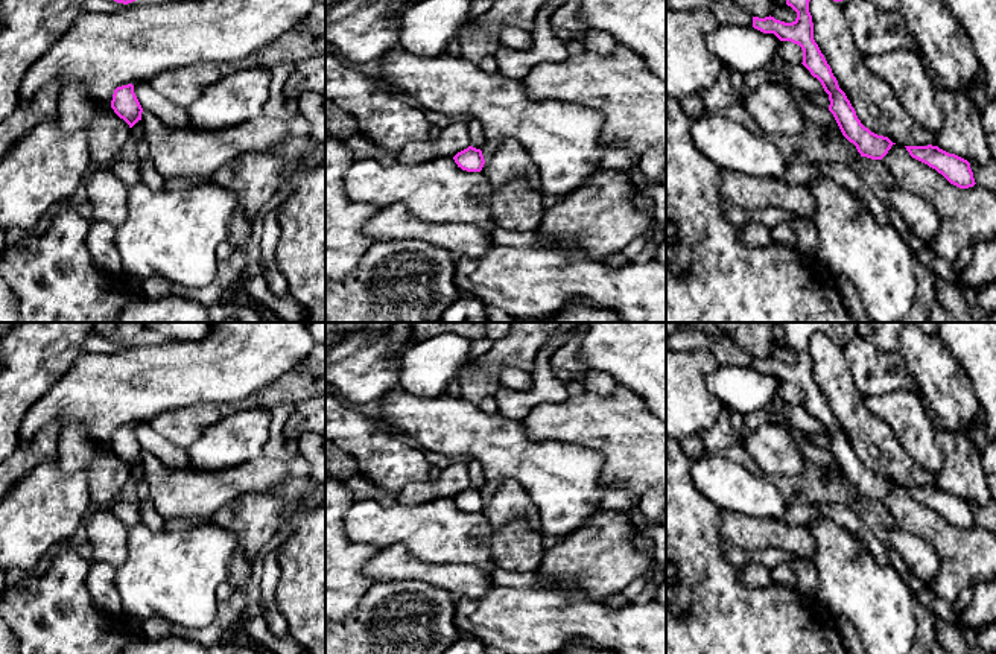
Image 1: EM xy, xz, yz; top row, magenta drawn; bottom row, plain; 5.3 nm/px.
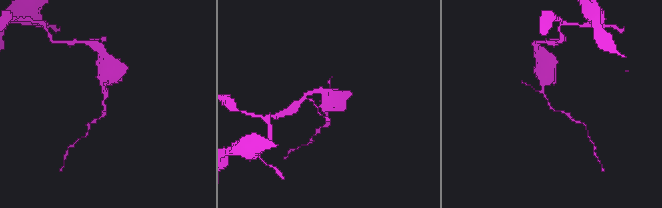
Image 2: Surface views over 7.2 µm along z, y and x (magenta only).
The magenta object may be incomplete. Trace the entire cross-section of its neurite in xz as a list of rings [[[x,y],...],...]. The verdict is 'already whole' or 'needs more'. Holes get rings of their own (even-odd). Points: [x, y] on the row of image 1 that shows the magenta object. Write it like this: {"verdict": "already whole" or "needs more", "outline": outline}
{"verdict": "already whole", "outline": [[[468,146],[467,149],[458,152],[453,160],[458,167],[467,172],[481,172],[485,164],[482,151],[473,146]]]}

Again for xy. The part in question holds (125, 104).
{"verdict": "already whole", "outline": [[[132,84],[122,85],[114,90],[111,108],[129,125],[129,128],[141,120],[143,108],[134,93]]]}

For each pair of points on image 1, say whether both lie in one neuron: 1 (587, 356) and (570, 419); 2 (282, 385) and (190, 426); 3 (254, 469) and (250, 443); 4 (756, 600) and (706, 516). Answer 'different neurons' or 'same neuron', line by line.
1: different neurons
2: same neuron
3: different neurons
4: same neuron

